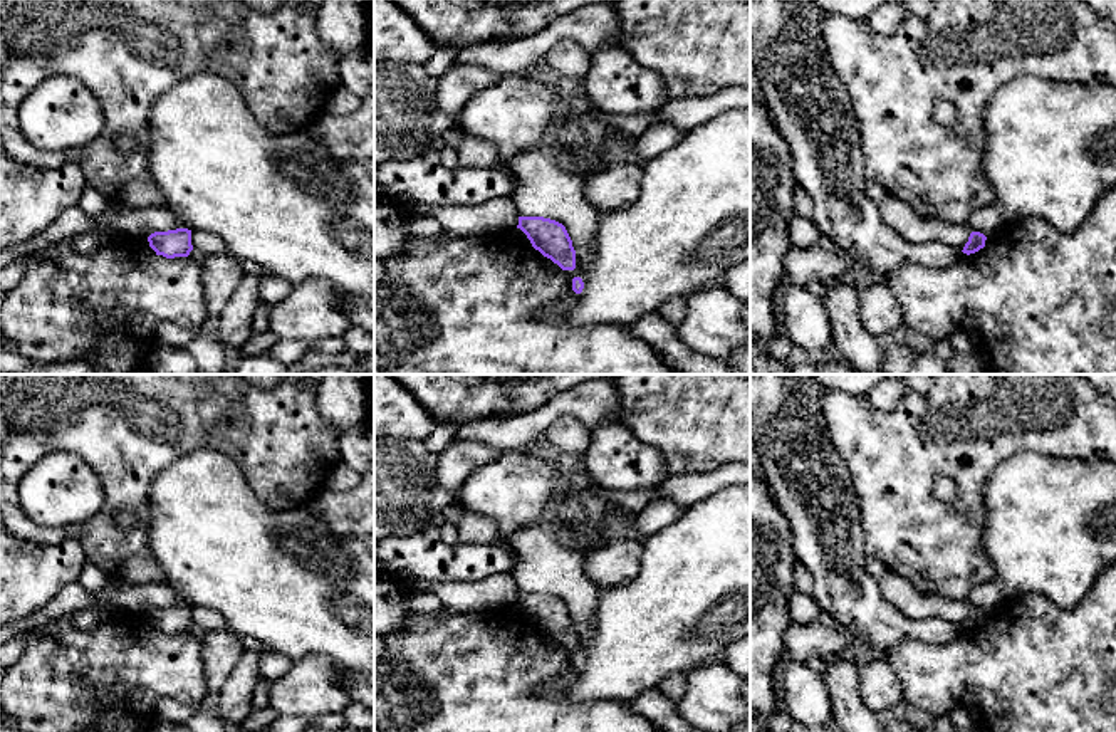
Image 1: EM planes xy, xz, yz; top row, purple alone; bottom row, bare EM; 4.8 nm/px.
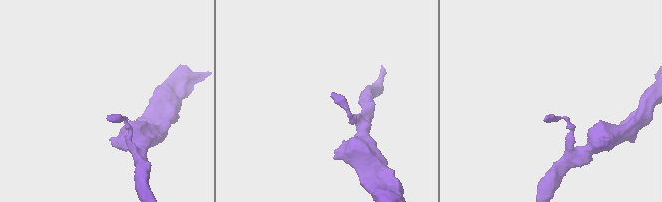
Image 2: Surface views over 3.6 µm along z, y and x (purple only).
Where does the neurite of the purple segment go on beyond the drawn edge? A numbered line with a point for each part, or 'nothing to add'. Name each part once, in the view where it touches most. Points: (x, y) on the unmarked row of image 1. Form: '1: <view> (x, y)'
nothing to add

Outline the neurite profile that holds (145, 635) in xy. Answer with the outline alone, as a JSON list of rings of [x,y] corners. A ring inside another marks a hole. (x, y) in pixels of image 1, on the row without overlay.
[[[123,611],[92,630],[79,630],[65,614],[44,626],[27,628],[23,643],[22,656],[0,680],[0,708],[8,727],[20,732],[149,732],[158,722],[158,698],[195,705],[208,693],[201,640],[190,633],[158,631],[148,613]]]

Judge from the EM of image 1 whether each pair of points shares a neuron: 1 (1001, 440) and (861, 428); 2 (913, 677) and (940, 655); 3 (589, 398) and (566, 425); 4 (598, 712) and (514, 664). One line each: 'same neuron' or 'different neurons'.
1: same neuron
2: same neuron
3: different neurons
4: same neuron

